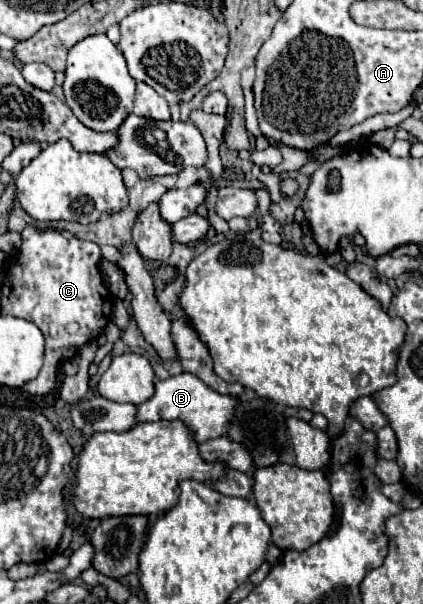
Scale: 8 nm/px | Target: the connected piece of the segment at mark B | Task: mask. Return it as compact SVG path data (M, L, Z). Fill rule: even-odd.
M180 373L176 377L168 377L164 381L156 383L156 393L146 403L138 405L138 421L184 421L192 431L194 439L198 443L204 443L208 439L216 439L228 433L228 423L232 423L232 417L236 413L240 397L232 395L220 395L212 391L204 381L200 381L192 373Z

